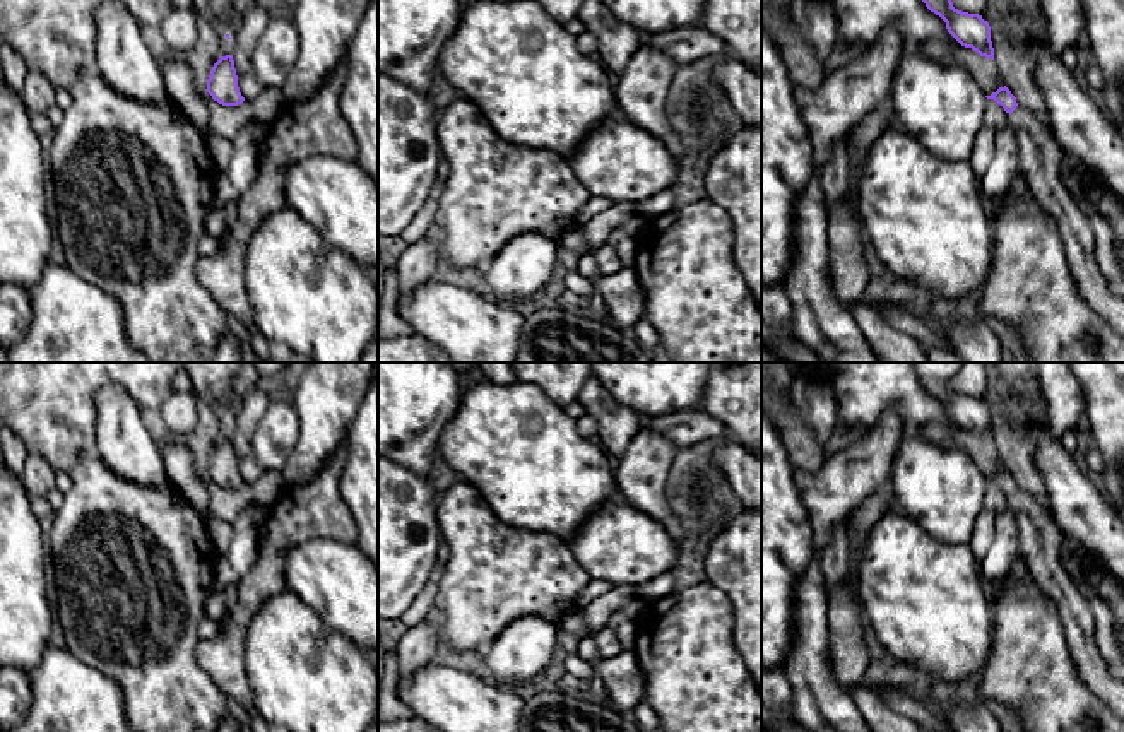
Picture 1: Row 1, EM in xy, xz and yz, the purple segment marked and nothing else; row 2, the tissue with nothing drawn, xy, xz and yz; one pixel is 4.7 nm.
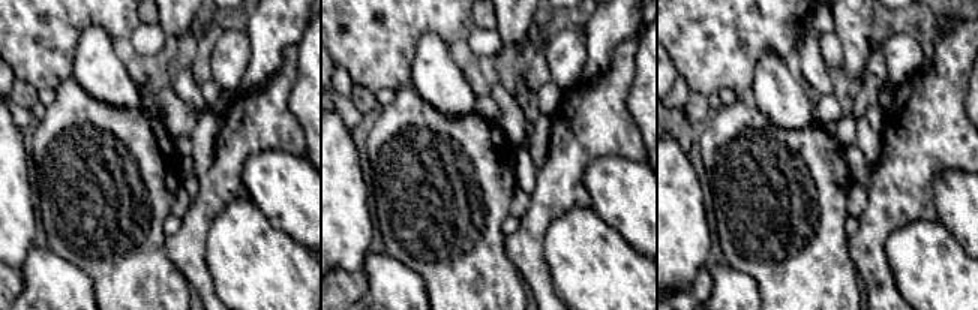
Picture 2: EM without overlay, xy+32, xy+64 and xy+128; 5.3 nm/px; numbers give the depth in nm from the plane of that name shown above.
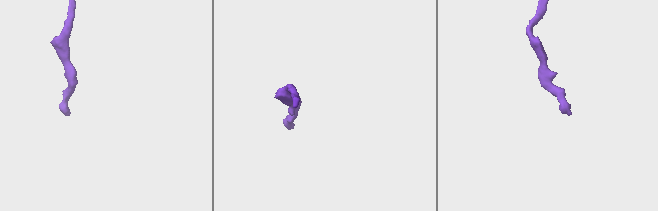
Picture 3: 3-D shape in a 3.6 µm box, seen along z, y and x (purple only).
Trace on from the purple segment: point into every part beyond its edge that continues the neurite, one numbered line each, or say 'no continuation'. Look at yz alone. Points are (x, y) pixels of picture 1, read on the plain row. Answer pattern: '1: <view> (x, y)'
1: yz (1041, 541)

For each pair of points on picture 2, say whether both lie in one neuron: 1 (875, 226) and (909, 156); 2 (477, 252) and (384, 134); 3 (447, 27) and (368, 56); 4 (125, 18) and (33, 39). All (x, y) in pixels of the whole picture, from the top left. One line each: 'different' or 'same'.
1: same
2: same
3: same
4: same

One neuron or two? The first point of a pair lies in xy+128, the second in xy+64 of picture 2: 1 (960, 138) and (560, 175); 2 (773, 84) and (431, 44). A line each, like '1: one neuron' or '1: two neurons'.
1: one neuron
2: one neuron

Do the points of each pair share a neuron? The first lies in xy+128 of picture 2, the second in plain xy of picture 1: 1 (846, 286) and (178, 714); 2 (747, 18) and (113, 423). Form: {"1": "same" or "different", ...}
{"1": "same", "2": "different"}

